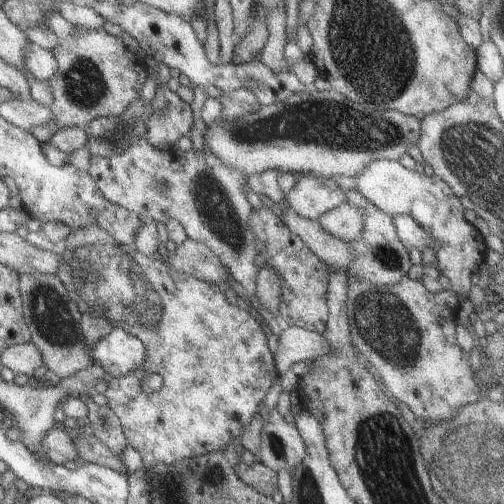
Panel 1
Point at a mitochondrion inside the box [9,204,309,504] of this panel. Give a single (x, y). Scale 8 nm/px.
(98, 271)

